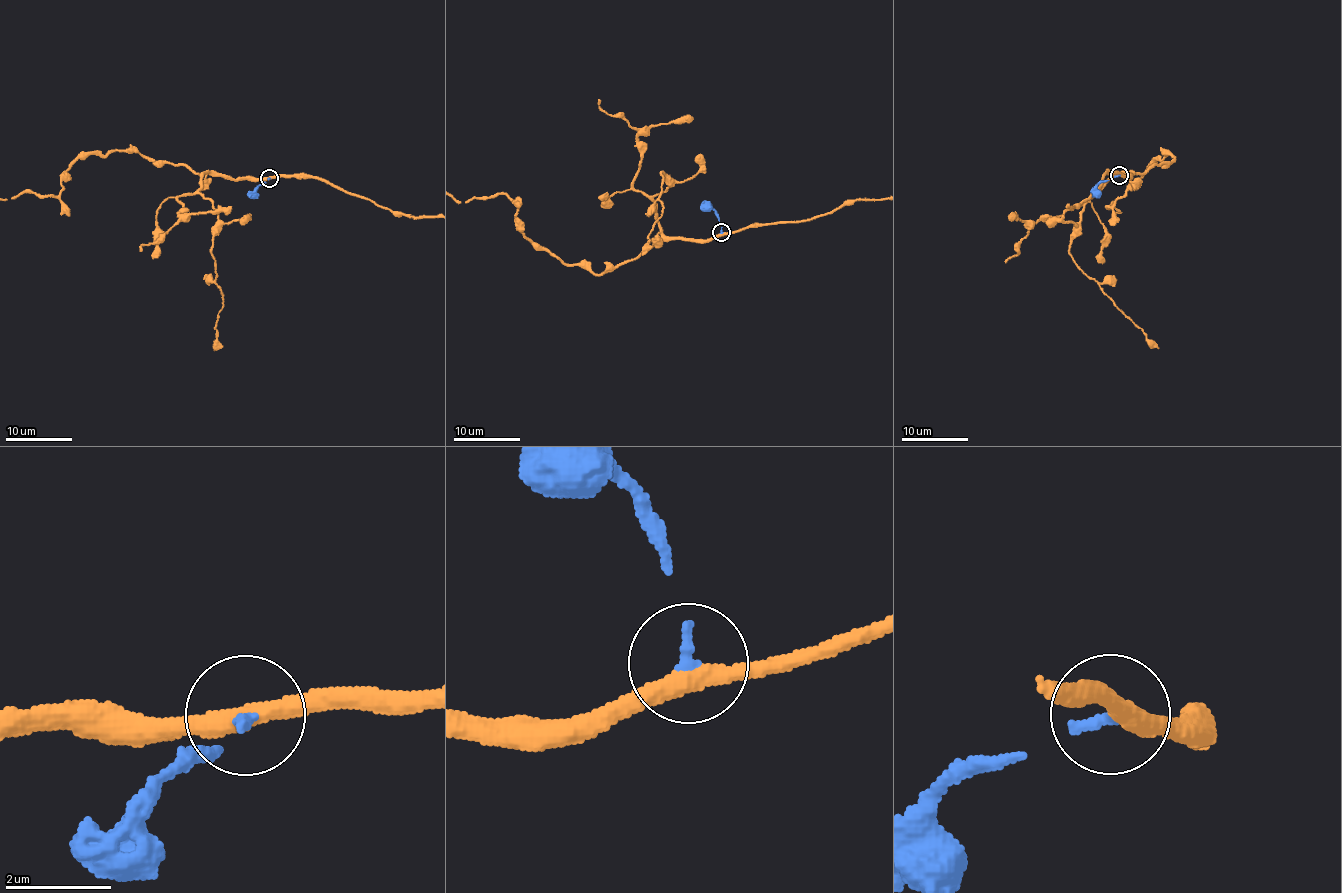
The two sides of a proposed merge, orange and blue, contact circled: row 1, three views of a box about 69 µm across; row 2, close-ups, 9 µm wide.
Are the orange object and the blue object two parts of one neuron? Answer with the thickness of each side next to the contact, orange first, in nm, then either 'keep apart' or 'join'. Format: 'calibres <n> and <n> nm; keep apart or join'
calibres 360 and 200 nm; join

